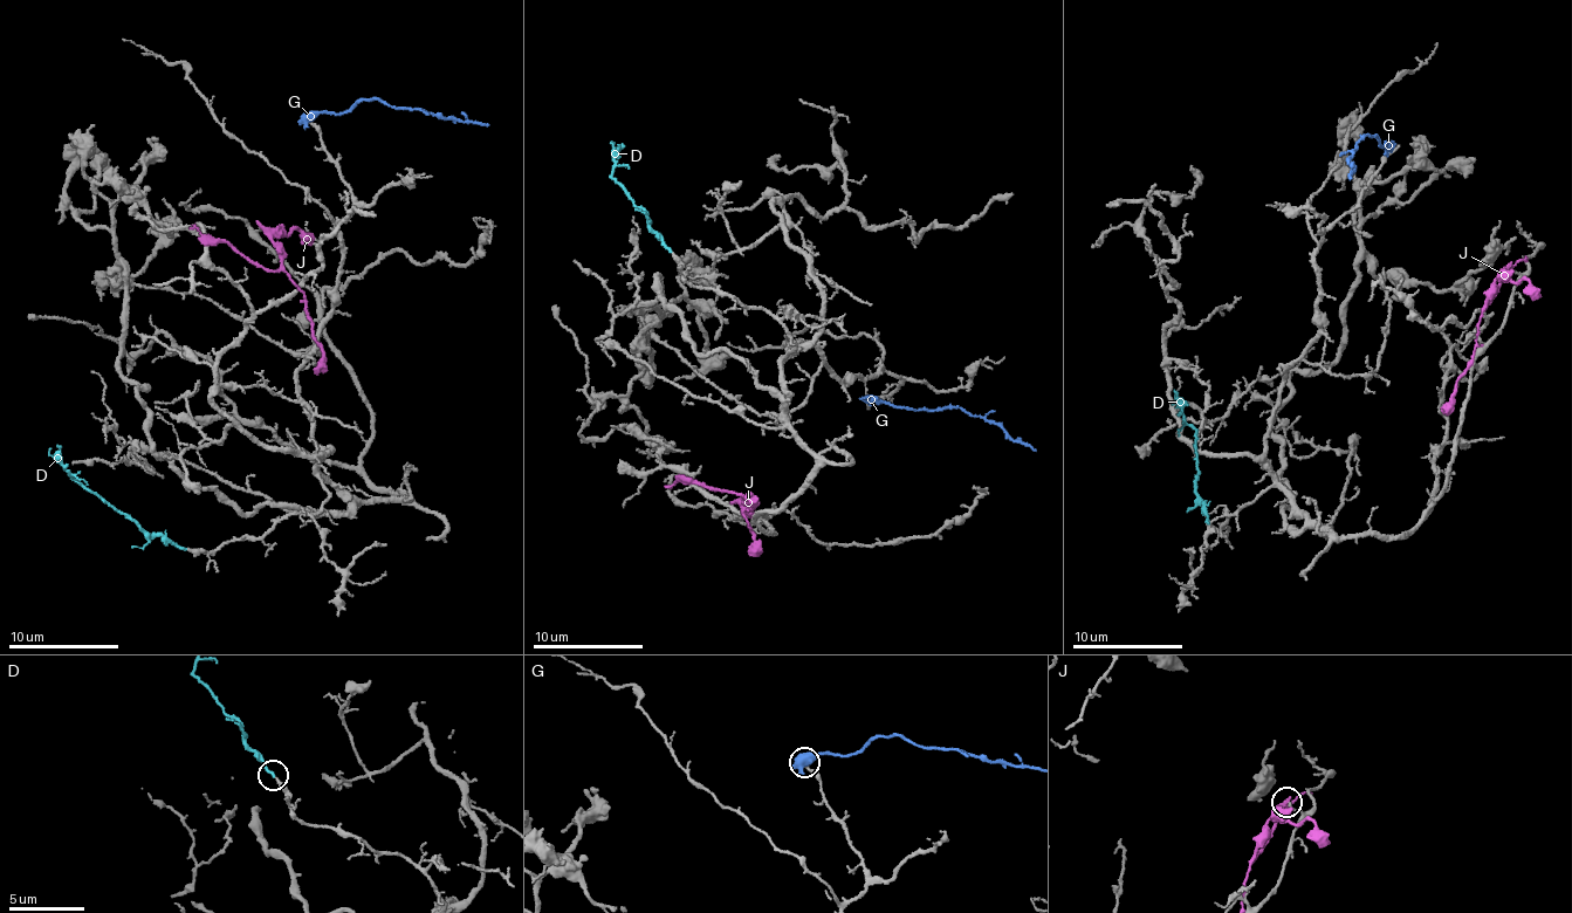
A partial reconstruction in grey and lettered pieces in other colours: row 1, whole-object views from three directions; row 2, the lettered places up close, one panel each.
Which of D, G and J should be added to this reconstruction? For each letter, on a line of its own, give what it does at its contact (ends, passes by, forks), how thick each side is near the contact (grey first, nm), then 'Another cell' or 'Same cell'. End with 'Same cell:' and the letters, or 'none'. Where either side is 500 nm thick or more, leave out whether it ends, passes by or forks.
D: It ends there. Thickness 240 nm (grey) against 180 nm. Same cell
G: Thickness 240 nm (grey) against 800 nm. Another cell
J: It ends there. Thickness 160 nm (grey) against 280 nm. Another cell
Same cell: D

